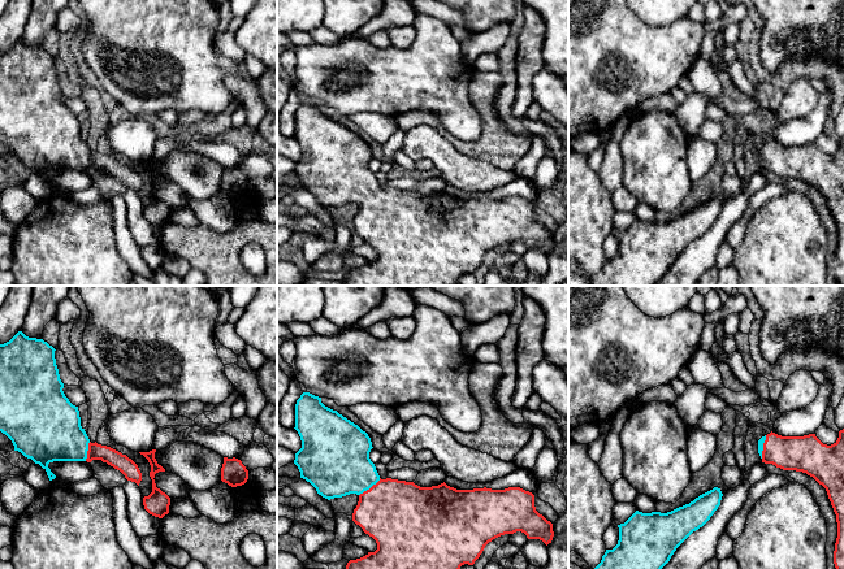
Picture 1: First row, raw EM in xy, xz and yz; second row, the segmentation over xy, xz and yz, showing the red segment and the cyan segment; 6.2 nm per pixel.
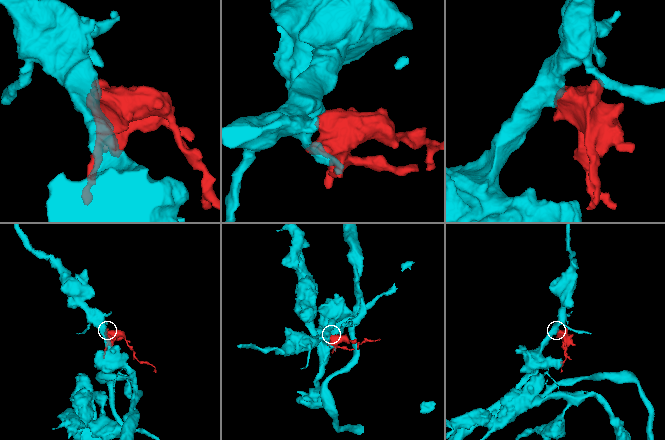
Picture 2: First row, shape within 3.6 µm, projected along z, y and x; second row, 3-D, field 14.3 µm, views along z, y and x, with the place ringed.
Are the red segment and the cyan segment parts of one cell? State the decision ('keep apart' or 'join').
join

